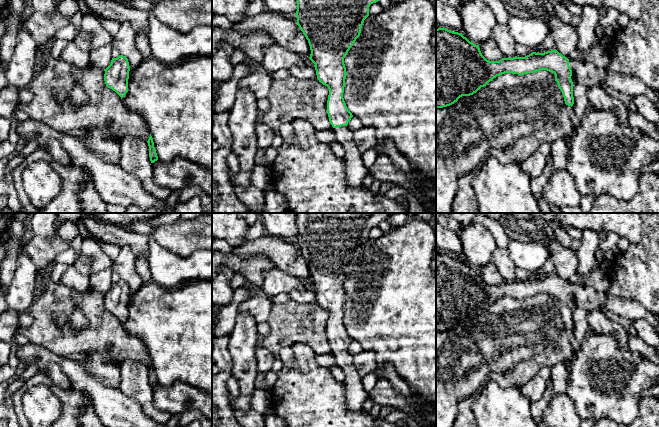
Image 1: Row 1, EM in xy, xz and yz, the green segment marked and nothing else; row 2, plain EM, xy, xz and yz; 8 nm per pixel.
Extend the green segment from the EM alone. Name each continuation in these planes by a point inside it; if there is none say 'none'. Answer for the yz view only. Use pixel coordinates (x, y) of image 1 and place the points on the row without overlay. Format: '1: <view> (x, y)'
1: yz (587, 298)

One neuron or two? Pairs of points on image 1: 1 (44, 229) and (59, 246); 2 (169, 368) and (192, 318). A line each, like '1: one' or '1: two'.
1: two
2: one

